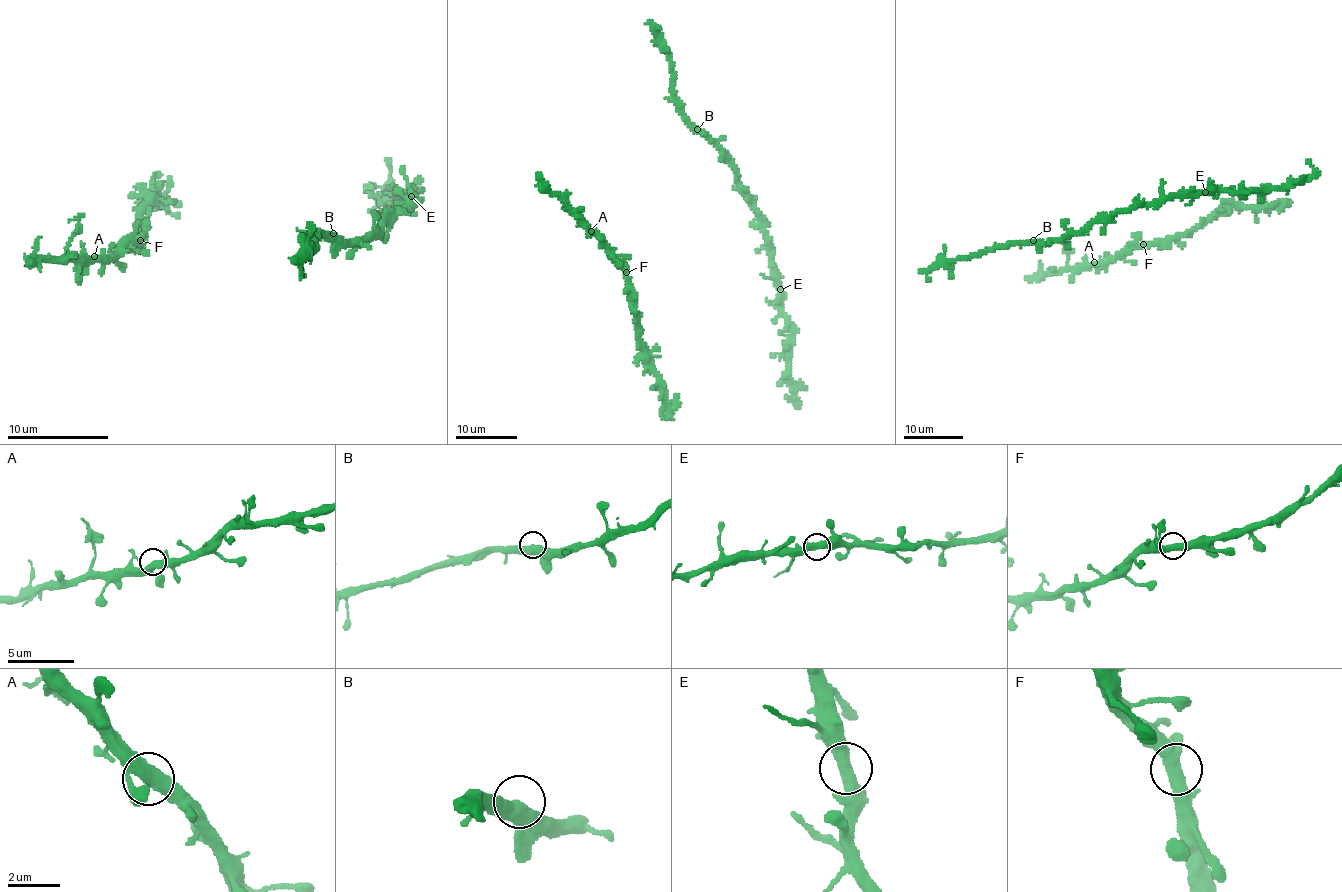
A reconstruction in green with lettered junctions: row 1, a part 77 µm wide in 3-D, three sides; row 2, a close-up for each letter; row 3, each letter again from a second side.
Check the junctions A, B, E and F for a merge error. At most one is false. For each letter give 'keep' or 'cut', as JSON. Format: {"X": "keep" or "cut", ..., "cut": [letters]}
{"A": "keep", "B": "keep", "E": "keep", "F": "keep", "cut": []}

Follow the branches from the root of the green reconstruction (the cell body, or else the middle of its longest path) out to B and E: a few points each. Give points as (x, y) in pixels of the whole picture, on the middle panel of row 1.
B: (773, 356), (787, 350), (792, 324), (781, 306), (773, 249), (738, 173), (719, 148), (697, 129)
E: (773, 356), (785, 353), (792, 334), (792, 324), (781, 306), (779, 289)

